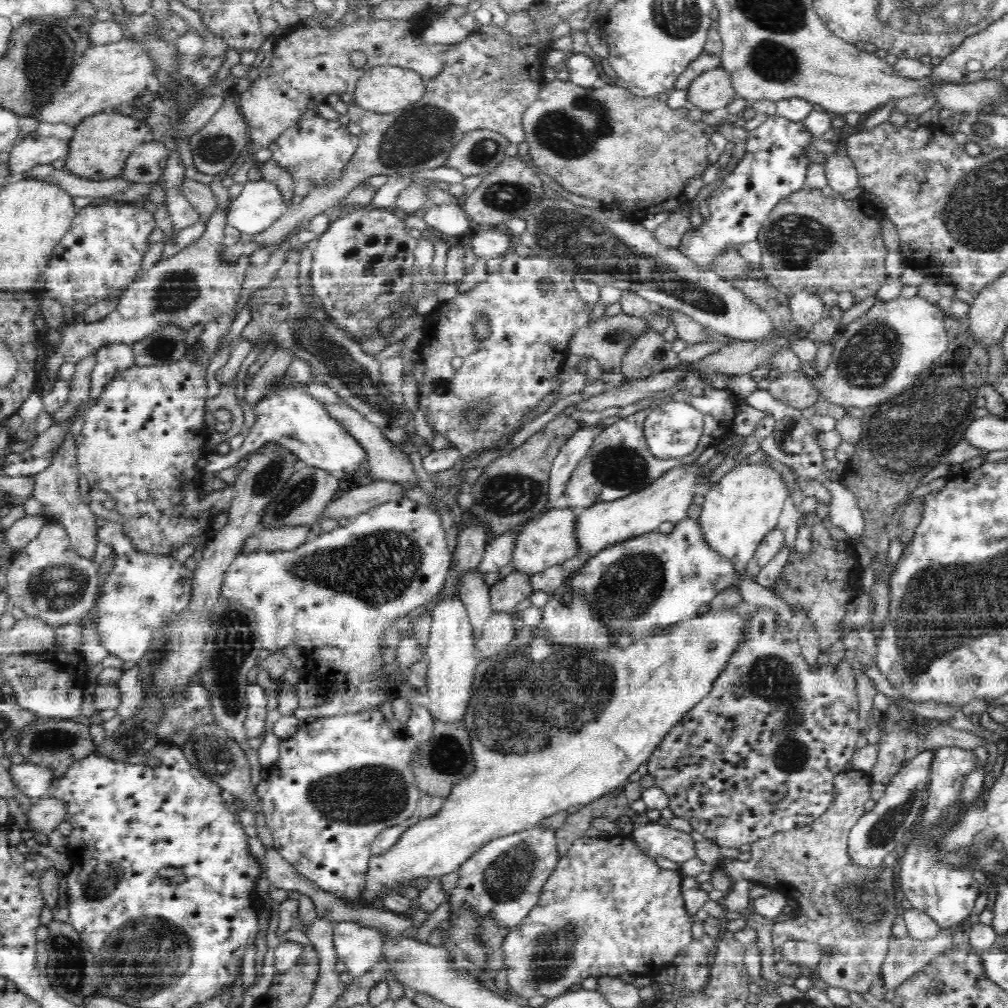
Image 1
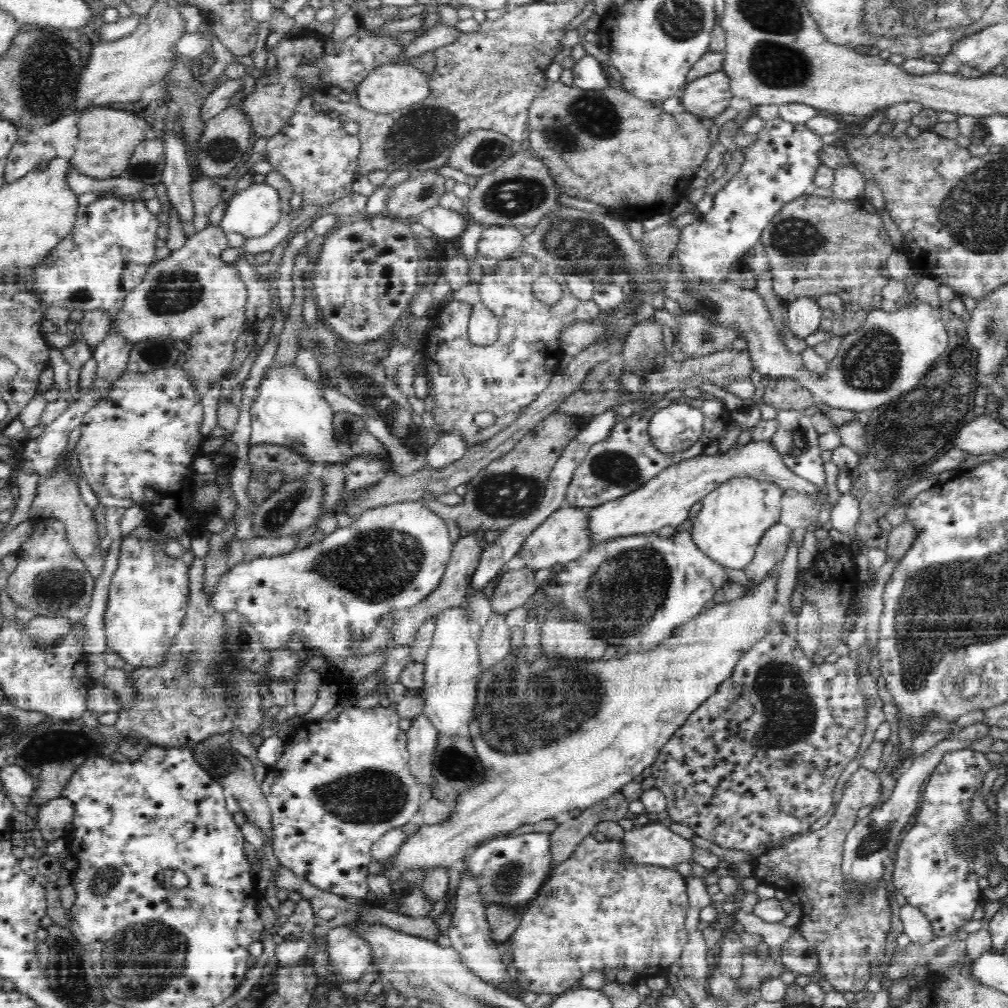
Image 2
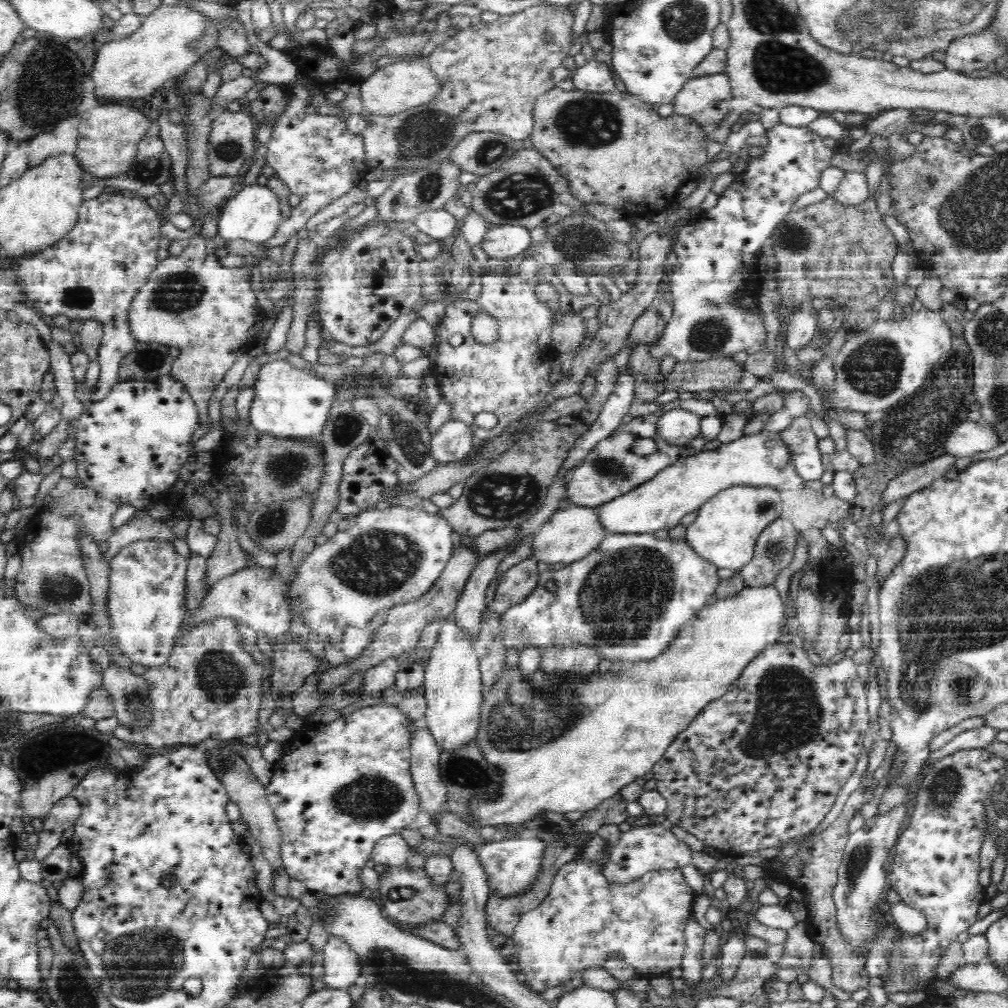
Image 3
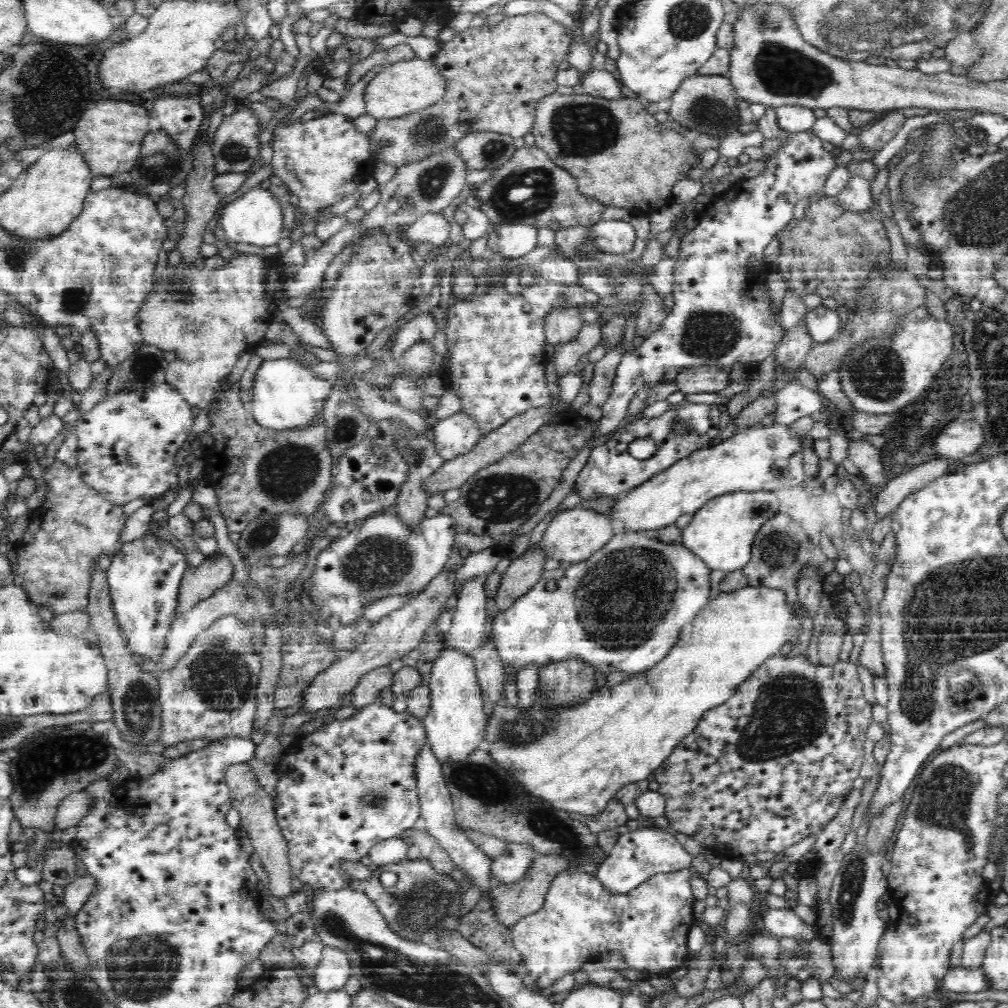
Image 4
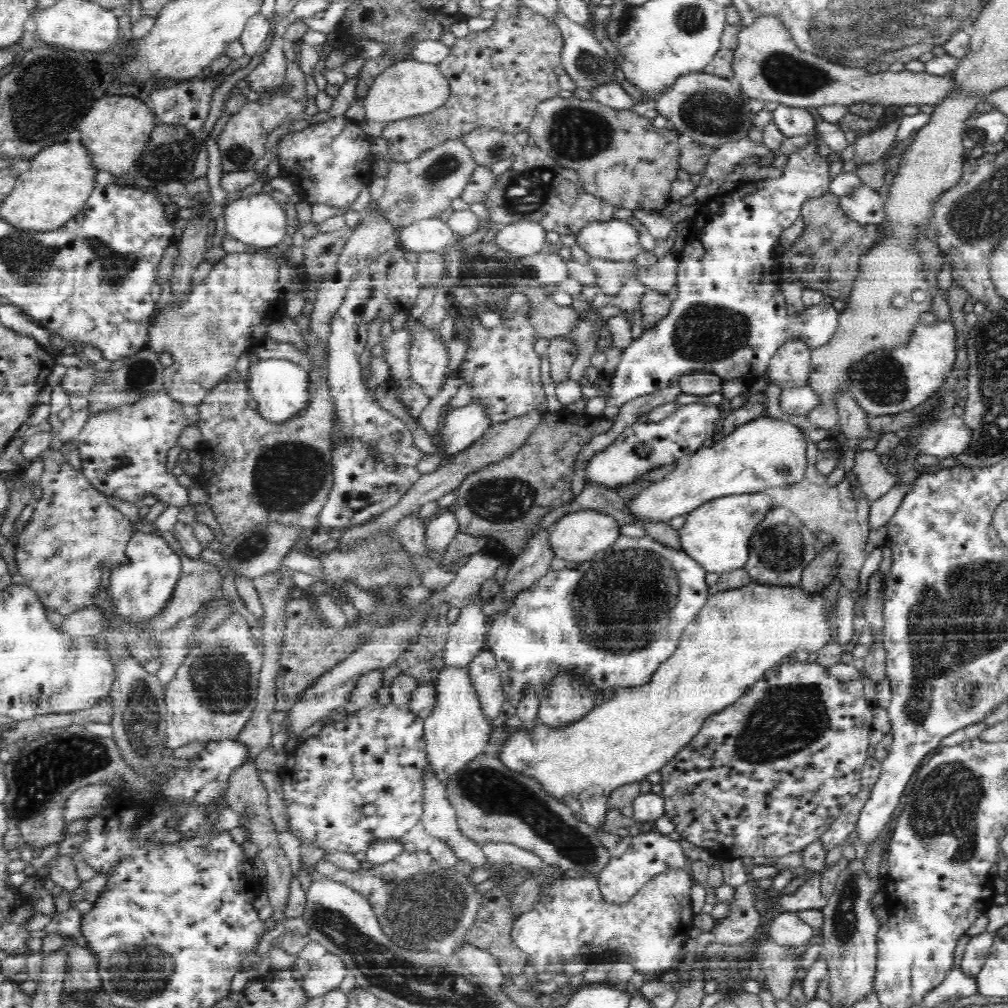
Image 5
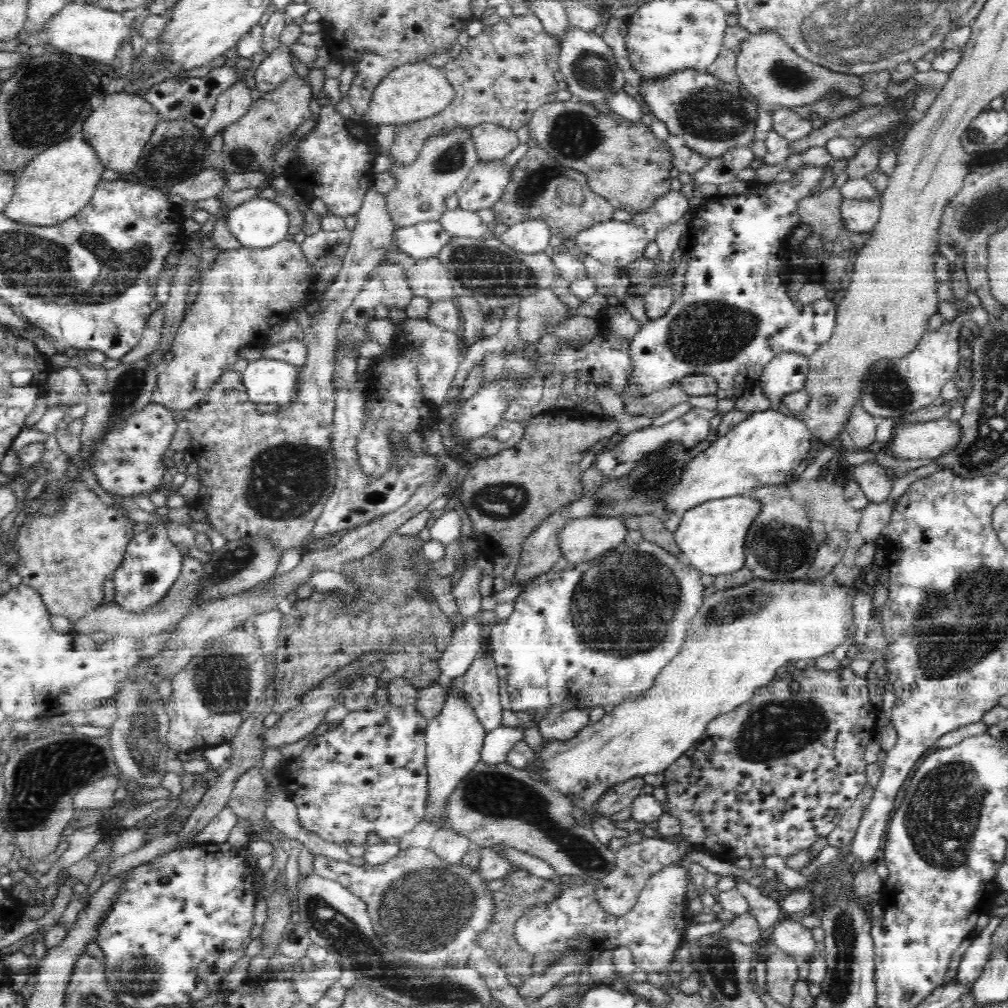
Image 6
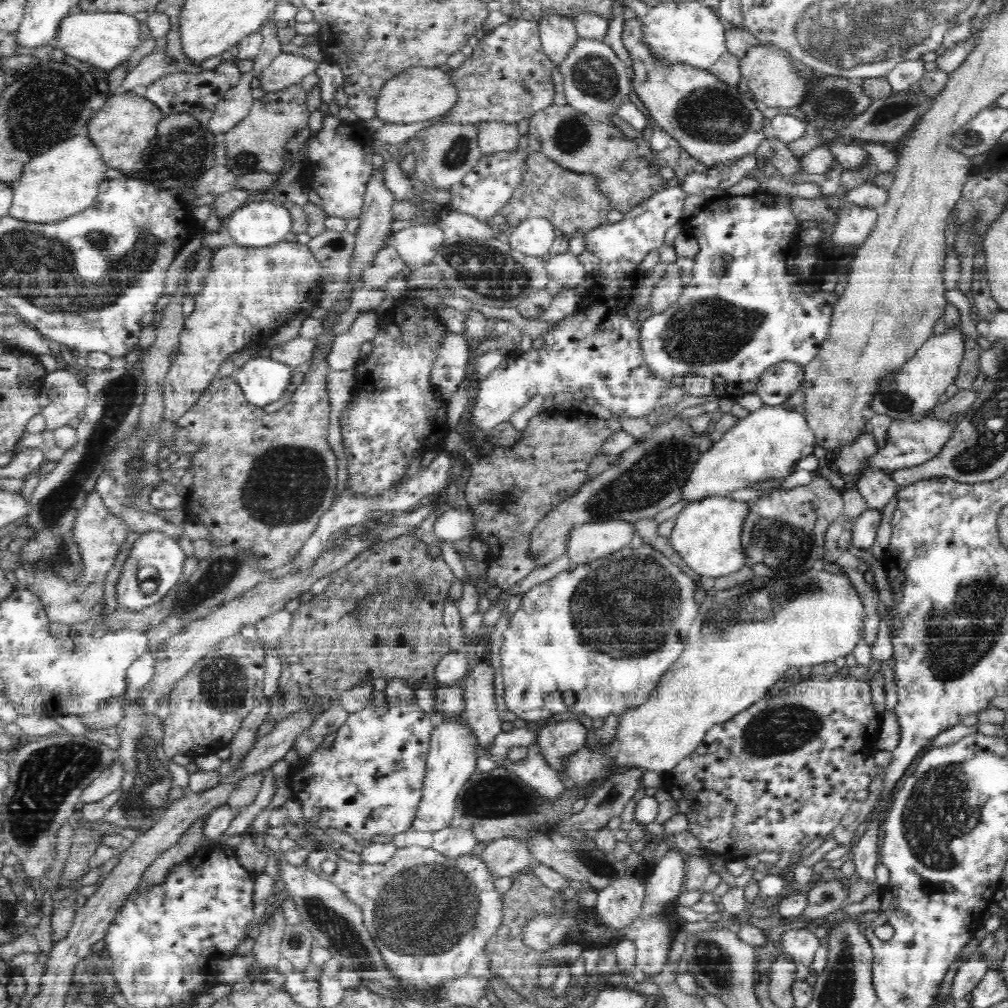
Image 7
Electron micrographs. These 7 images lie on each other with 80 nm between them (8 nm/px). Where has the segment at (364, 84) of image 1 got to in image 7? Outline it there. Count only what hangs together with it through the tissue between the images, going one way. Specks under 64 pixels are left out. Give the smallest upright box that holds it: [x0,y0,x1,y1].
[376,67,457,124]

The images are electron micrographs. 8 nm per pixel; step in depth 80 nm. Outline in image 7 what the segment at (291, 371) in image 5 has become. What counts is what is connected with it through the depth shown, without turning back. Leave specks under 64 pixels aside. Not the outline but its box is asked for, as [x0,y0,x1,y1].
[232,354,290,408]

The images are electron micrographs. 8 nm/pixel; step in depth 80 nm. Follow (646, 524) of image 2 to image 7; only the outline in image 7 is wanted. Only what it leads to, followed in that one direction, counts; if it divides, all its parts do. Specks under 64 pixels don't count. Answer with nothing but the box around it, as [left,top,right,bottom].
[682,405,818,500]

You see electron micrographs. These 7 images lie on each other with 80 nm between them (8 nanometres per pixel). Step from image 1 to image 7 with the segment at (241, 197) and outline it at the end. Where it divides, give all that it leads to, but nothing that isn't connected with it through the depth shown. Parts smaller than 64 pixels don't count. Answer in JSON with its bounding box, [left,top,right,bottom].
[227,201,292,247]

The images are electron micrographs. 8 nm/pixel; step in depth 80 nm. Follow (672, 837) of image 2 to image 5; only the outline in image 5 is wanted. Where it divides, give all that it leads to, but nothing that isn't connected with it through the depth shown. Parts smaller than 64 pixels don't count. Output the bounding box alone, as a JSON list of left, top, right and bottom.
[597,829,686,904]

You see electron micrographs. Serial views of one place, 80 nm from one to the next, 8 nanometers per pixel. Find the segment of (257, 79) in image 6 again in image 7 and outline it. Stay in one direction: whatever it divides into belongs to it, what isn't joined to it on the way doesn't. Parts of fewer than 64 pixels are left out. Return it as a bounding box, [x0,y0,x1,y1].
[255,53,319,92]

